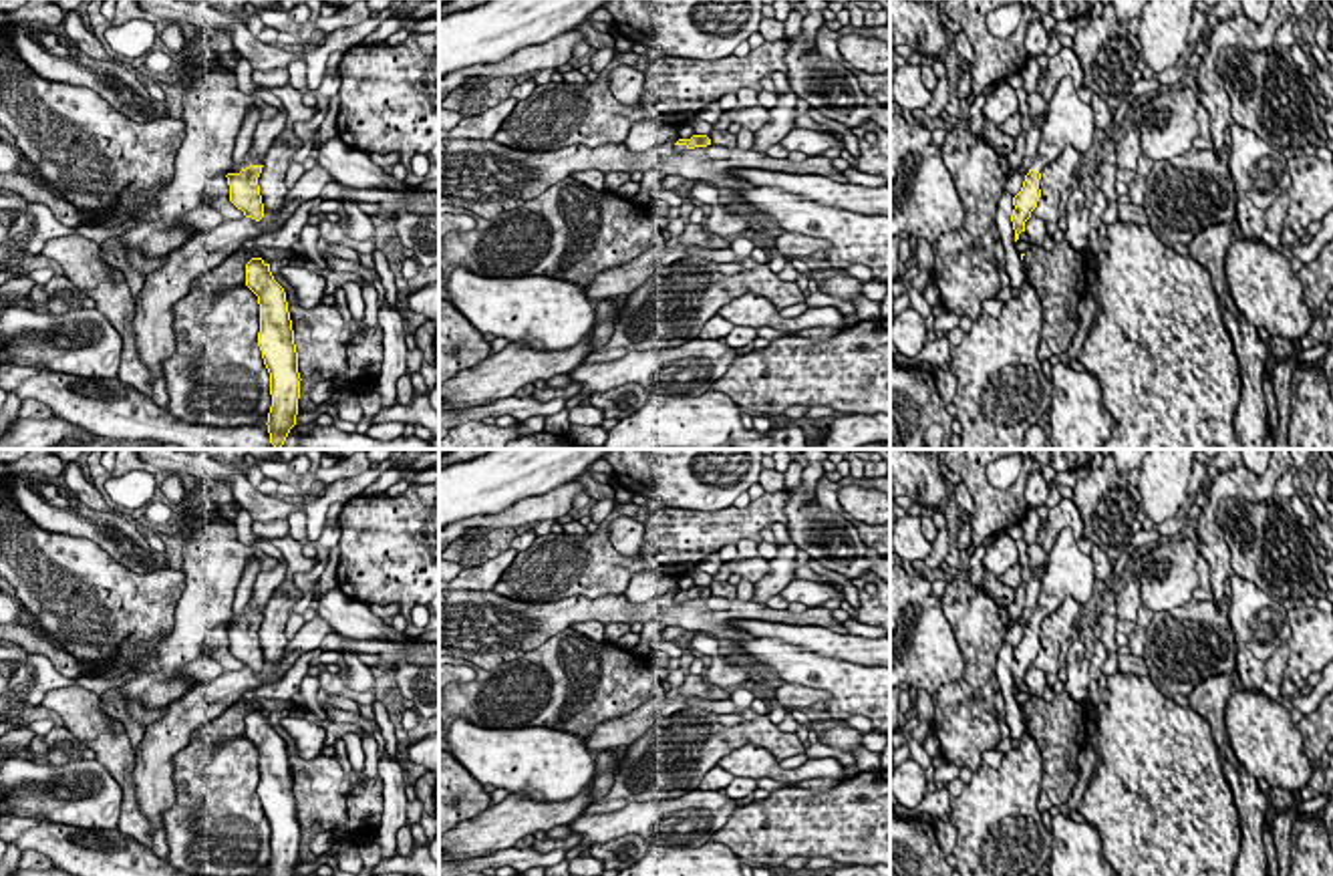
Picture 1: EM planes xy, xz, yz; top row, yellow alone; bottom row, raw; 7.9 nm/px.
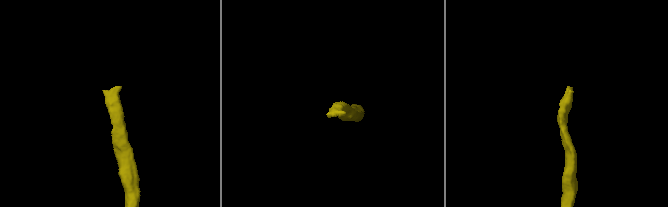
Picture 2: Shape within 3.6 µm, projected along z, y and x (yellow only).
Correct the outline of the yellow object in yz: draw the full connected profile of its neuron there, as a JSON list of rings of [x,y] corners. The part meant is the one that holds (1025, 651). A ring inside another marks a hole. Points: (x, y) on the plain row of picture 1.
[[[1063,528],[1049,552],[1047,568],[1041,578],[1041,590],[1033,608],[1031,620],[1025,626],[1021,642],[1013,648],[1013,681],[1015,693],[1025,683],[1025,673],[1037,659],[1041,648],[1041,620],[1051,616],[1067,596],[1081,606],[1091,606],[1097,598],[1097,582],[1091,556],[1083,554],[1071,528]]]

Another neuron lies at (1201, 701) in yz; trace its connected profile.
[[[1230,675],[1208,677],[1194,687],[1190,695],[1190,709],[1202,715],[1212,727],[1212,737],[1220,753],[1220,763],[1240,816],[1242,840],[1240,854],[1234,866],[1234,876],[1269,876],[1267,850],[1263,842],[1269,797],[1267,793],[1258,791],[1256,779],[1246,773],[1232,751],[1224,723],[1224,711],[1230,691]]]

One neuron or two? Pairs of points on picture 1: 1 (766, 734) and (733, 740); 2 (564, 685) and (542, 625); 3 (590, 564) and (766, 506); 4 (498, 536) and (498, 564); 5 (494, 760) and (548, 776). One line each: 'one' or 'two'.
1: one
2: two
3: one
4: two
5: one

